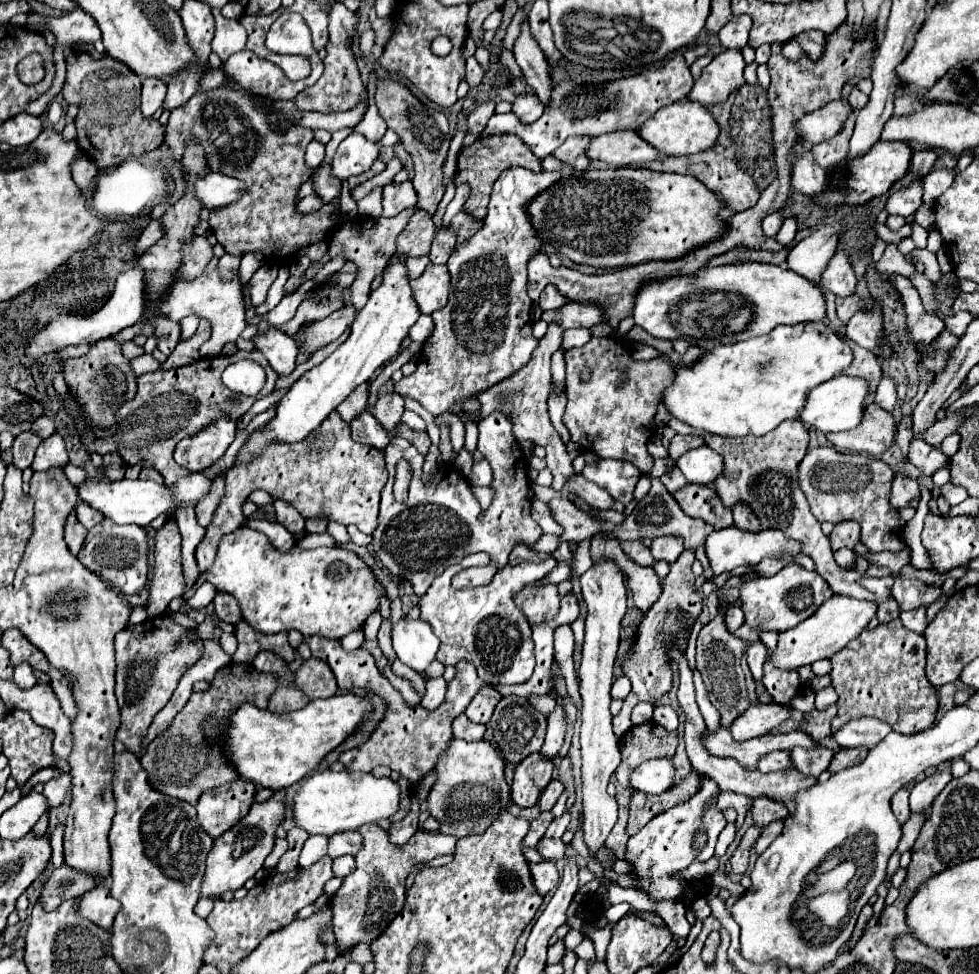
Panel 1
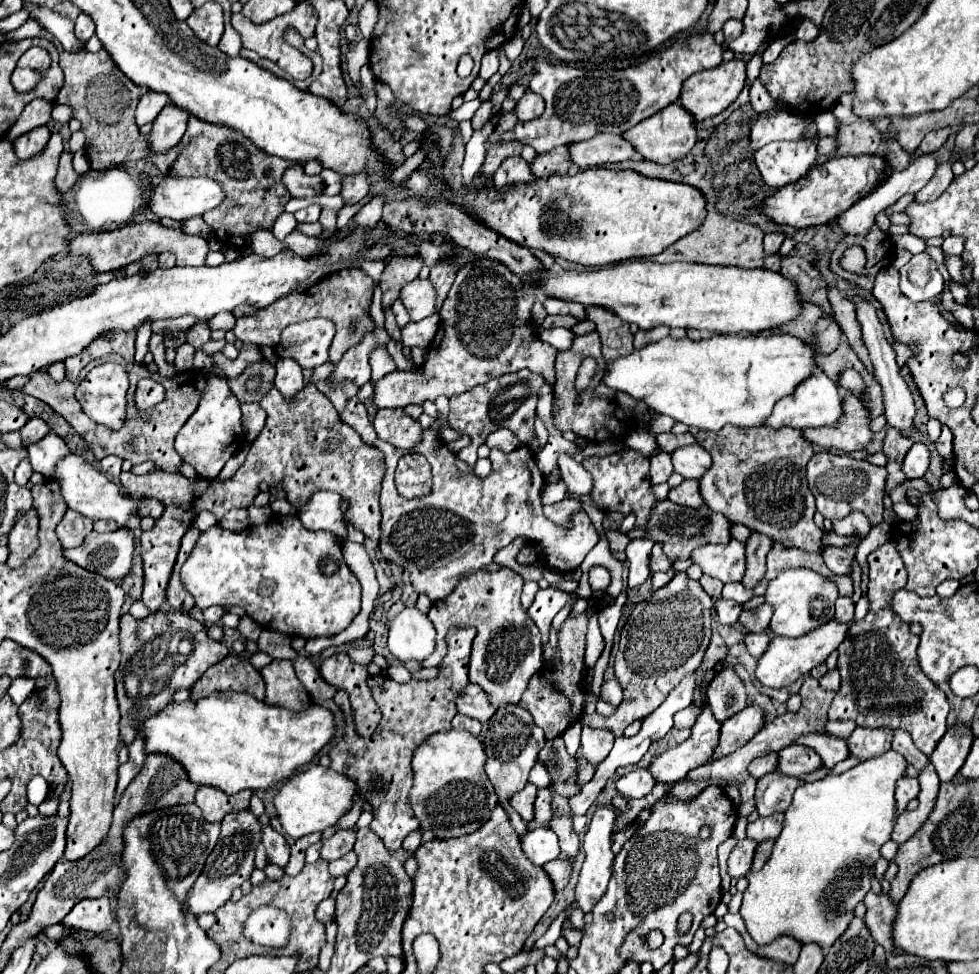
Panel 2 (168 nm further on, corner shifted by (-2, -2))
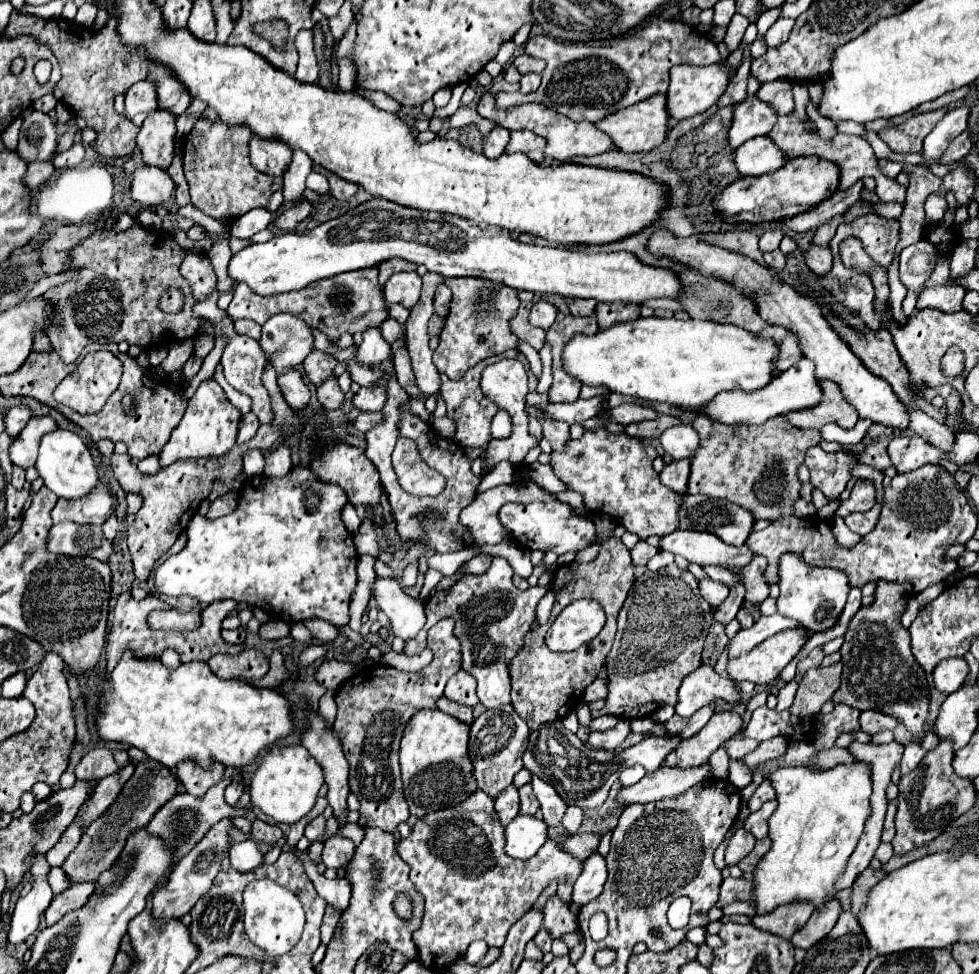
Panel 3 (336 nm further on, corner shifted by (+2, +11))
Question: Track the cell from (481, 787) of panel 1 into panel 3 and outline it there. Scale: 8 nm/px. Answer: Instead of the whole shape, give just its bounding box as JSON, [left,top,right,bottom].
[400,710,478,818]

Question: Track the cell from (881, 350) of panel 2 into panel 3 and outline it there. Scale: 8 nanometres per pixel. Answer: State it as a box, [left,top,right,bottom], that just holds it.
[908,408,956,452]

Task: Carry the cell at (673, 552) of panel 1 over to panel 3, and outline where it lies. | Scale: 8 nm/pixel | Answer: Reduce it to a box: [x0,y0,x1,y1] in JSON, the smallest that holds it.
[630,542,658,566]

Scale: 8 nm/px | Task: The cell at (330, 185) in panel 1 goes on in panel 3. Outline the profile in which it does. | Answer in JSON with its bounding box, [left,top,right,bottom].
[248,134,292,176]

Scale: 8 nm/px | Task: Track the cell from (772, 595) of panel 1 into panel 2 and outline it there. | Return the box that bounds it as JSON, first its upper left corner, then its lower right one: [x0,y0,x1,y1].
[764,569,838,637]

